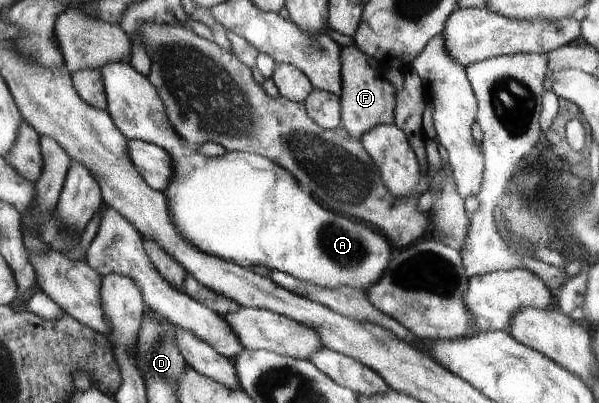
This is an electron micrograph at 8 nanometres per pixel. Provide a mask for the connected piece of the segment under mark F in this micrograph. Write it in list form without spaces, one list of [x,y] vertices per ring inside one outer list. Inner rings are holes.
[[[356,44],[342,47],[343,92],[341,102],[341,124],[354,138],[362,139],[366,132],[380,125],[392,124],[395,121],[394,86],[378,78],[368,64],[368,55]]]

